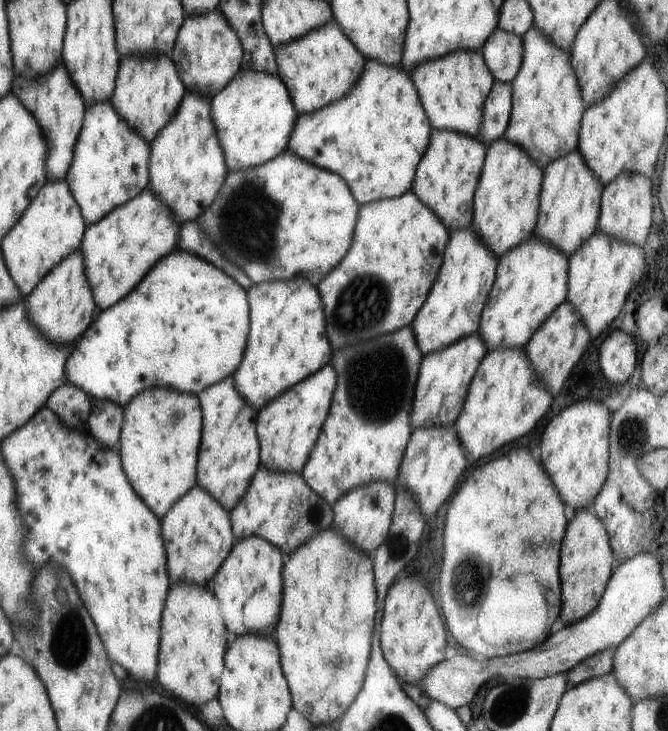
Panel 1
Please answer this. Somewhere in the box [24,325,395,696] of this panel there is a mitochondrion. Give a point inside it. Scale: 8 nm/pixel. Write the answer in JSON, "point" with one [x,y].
{"point":[69,643]}

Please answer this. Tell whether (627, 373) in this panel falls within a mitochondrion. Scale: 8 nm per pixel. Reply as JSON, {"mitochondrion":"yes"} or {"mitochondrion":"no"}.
{"mitochondrion":"no"}

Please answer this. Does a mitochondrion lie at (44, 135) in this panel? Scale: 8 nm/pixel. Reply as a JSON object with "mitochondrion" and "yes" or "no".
{"mitochondrion":"no"}

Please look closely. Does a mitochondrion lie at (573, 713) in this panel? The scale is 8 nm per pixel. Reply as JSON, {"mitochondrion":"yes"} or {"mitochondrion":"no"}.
{"mitochondrion":"no"}

